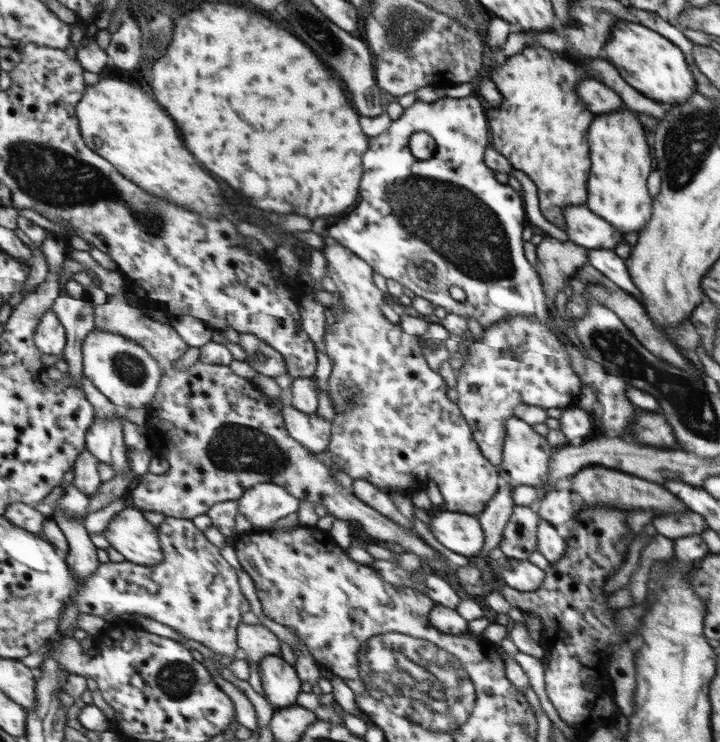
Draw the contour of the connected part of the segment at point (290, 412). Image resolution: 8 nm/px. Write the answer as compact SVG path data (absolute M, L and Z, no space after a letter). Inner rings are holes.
M294 405L285 406L285 421L294 438L302 442L316 456L323 455L333 438L333 423L320 415L306 414Z

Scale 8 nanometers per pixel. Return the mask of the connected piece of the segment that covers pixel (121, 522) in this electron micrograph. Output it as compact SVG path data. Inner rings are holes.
M129 506L114 517L105 534L113 547L121 552L126 560L142 566L156 566L165 562L164 544L161 540L160 528L152 524L144 512L145 509Z

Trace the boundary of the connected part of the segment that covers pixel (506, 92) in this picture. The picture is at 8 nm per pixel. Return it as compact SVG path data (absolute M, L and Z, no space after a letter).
M540 43L528 45L522 52L508 57L504 65L497 66L494 61L491 63L490 80L496 83L503 96L500 104L487 107L493 131L493 148L506 157L512 168L522 171L534 181L538 187L542 215L560 229L566 225L565 214L562 212L566 206L587 204L586 184L590 174L590 156L586 134L594 114L584 108L574 90L574 86L586 78L590 78L586 68L566 60L565 52L556 52Z

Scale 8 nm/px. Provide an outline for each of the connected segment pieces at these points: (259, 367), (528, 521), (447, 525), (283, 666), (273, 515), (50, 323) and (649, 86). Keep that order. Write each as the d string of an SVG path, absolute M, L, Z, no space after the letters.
M240 333L240 344L247 353L246 361L259 373L272 378L289 374L286 357L261 336Z
M515 505L512 516L503 530L499 544L506 558L526 560L539 546L538 526L542 518L538 517L528 505Z
M454 511L437 513L430 518L436 540L462 556L478 555L485 546L485 529L474 516Z
M278 655L266 656L260 662L260 675L266 696L275 710L292 708L301 704L302 678L298 670Z
M270 482L250 488L239 503L241 514L252 522L254 531L267 531L273 529L278 520L298 512L300 501L288 488Z
M54 309L42 316L41 326L37 332L37 345L46 354L63 356L69 343L67 328Z
M616 20L610 40L604 44L606 60L616 66L622 78L634 86L640 94L658 102L684 103L697 88L697 81L686 53L661 33L648 30L642 24L628 20Z

